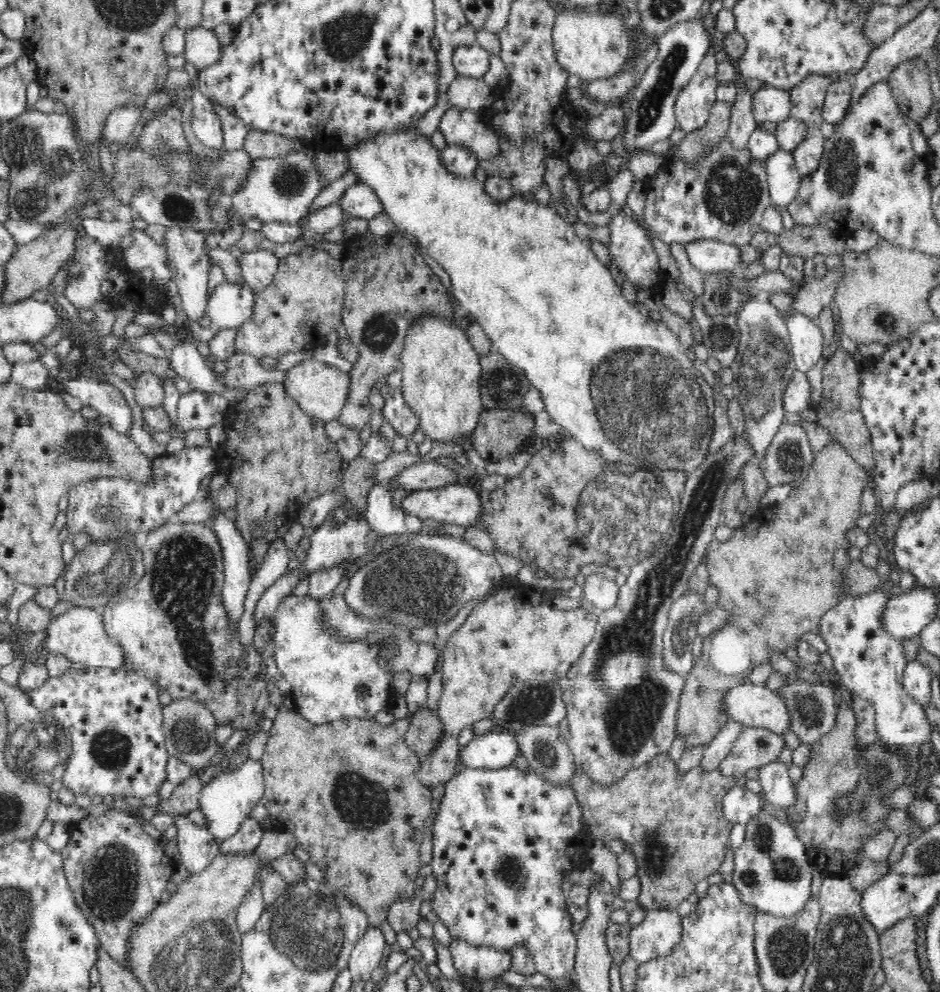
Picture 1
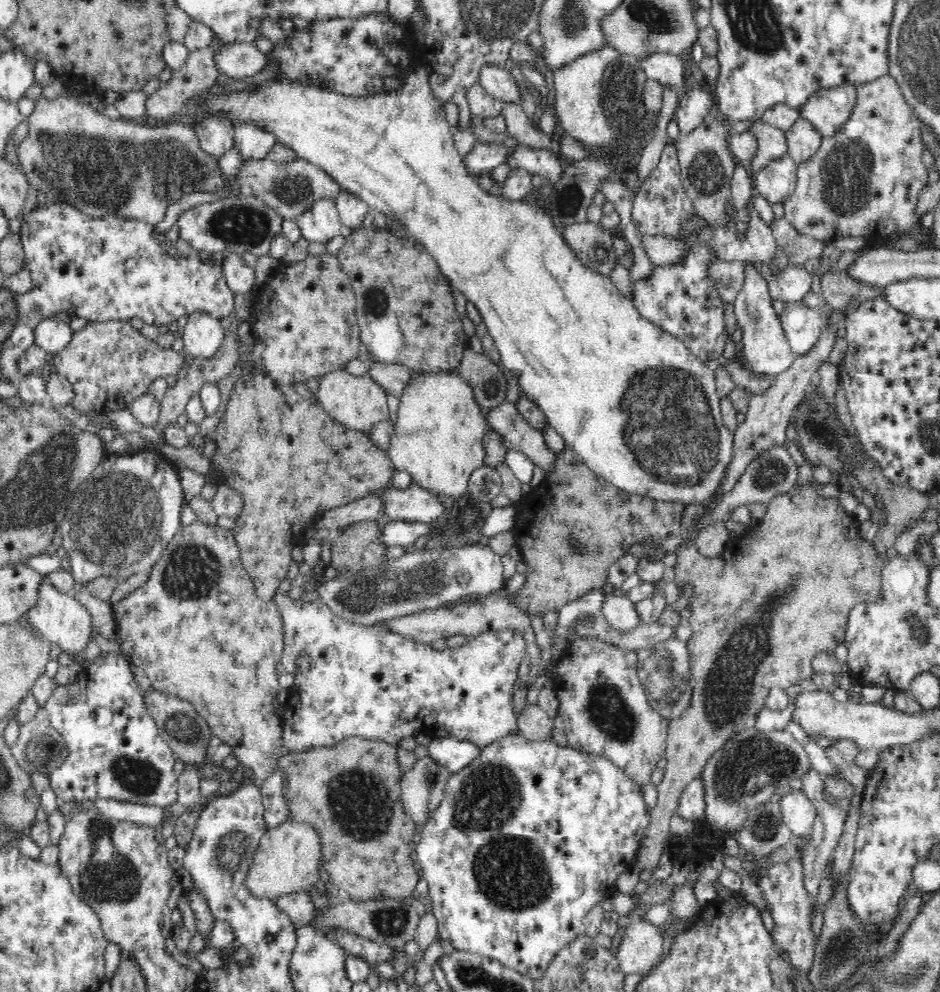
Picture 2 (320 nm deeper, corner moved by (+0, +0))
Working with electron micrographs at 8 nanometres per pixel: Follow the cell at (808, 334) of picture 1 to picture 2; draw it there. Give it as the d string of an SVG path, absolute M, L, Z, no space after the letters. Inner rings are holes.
M802 302L785 305L781 322L796 357L805 356L816 346L826 326L821 312L805 306Z

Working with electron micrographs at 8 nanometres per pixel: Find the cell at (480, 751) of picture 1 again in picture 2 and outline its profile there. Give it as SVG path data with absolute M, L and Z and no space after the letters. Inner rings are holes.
M446 736L433 739L427 750L428 754L440 762L440 765L447 766L448 770L457 773L462 768L470 766L470 762L474 762L482 754L483 747L468 739Z

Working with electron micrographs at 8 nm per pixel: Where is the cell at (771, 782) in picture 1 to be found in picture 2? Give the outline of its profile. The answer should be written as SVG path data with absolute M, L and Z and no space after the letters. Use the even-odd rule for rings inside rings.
M791 790L780 798L779 804L783 822L792 835L812 836L817 810L807 791Z

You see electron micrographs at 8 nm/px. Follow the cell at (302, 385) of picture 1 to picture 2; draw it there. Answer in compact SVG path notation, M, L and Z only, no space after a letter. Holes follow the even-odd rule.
M334 370L318 379L316 402L336 422L348 429L367 431L381 420L388 420L391 414L387 407L387 392L368 376L354 376L345 370Z

